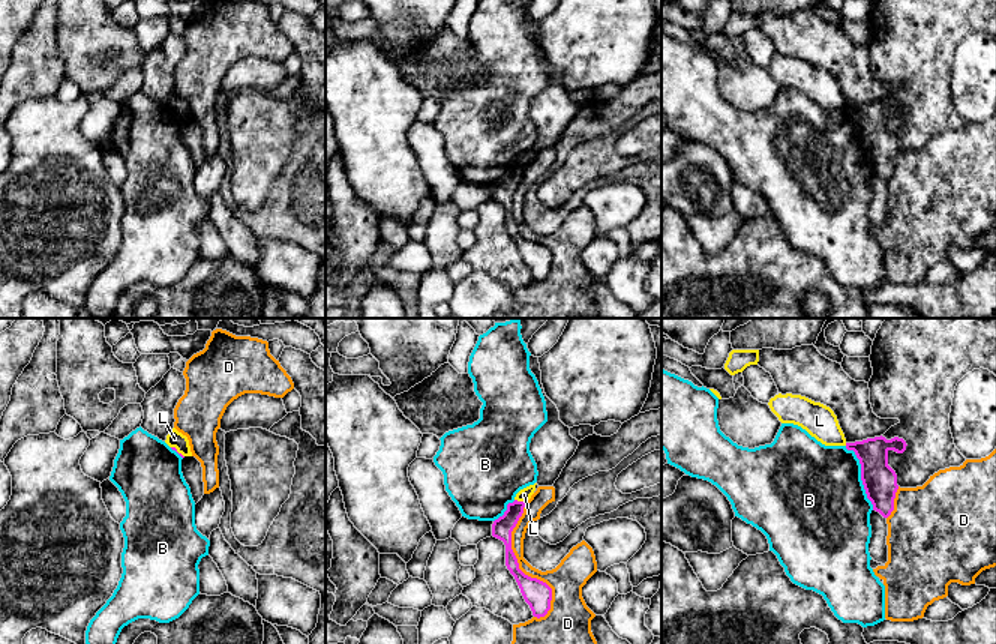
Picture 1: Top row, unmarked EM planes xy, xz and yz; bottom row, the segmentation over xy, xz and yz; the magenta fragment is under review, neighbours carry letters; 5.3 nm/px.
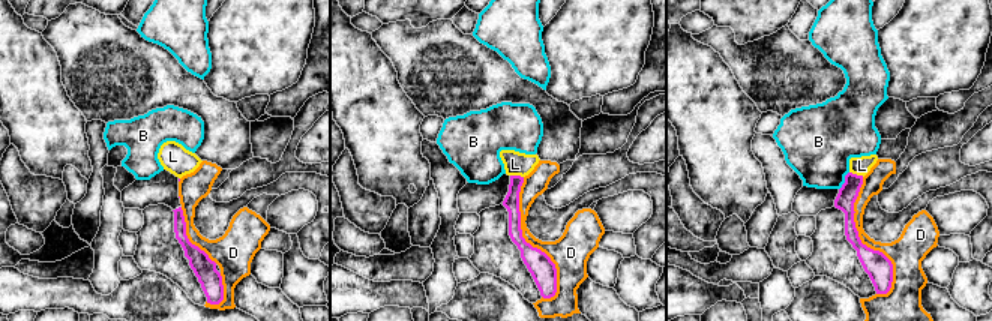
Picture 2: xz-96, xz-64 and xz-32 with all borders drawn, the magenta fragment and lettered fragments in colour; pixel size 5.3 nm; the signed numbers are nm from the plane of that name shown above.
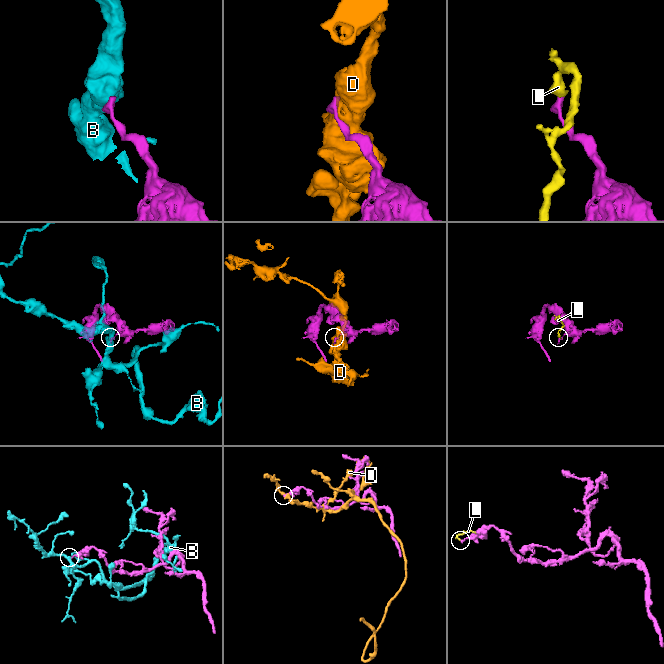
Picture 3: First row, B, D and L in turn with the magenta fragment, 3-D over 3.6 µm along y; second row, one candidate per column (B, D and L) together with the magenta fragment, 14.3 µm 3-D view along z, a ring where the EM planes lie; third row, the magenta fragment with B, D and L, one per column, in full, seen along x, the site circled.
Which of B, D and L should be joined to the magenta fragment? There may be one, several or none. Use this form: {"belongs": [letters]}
{"belongs": []}

